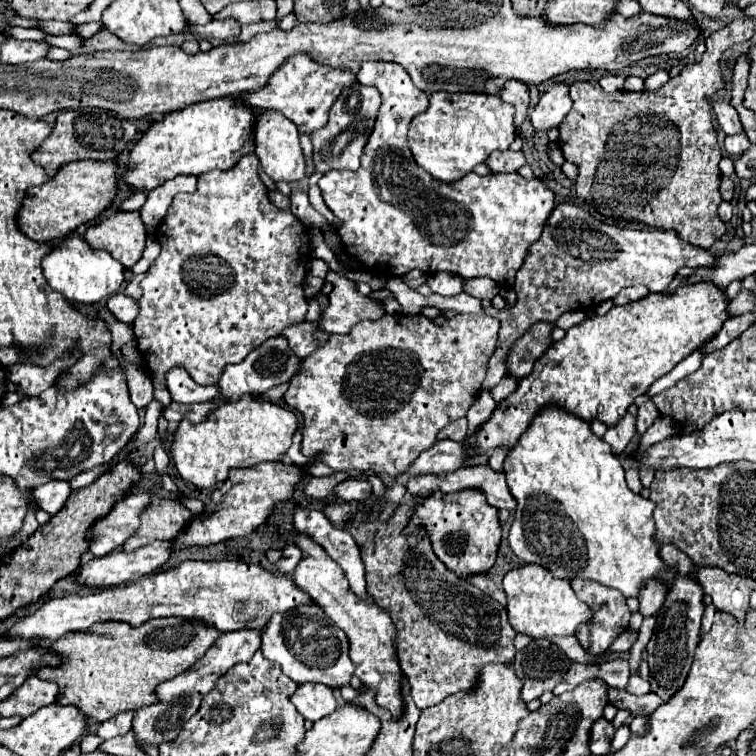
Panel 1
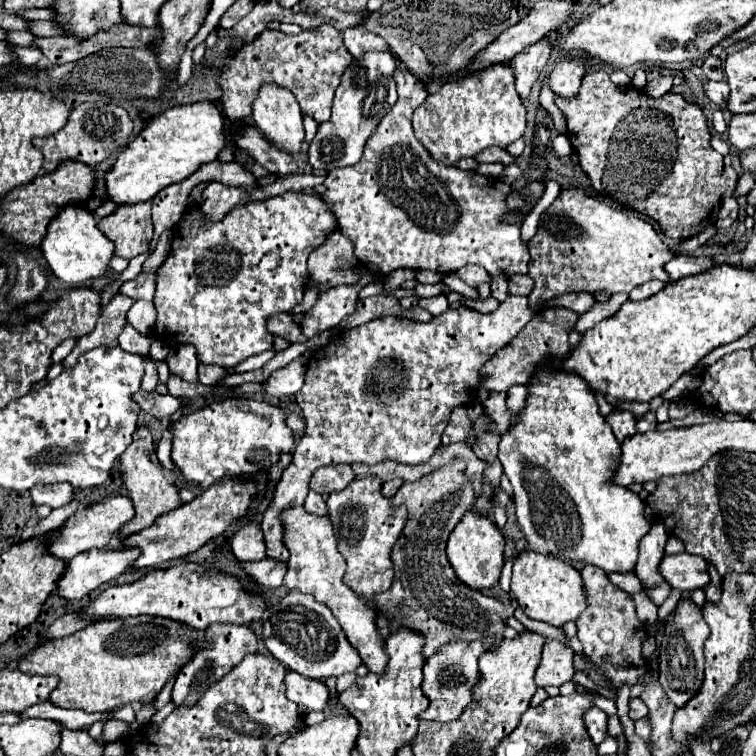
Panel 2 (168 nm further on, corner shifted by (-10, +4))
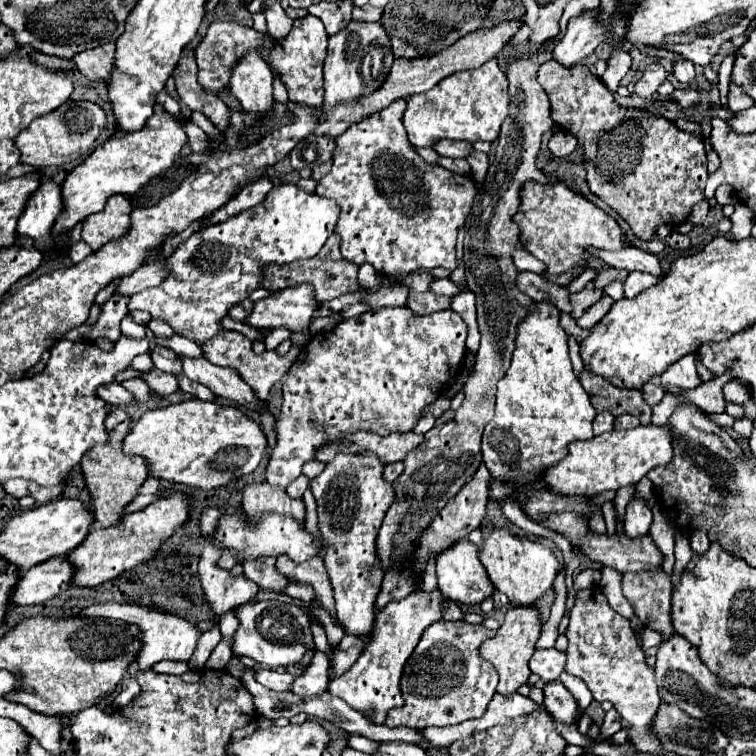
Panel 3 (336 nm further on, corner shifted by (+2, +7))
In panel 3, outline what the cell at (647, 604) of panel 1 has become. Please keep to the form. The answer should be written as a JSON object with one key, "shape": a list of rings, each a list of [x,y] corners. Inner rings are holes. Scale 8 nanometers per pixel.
{"shape":[[[636,494],[630,498],[626,506],[626,520],[624,520],[624,532],[630,538],[638,538],[648,534],[648,526],[652,524],[652,510],[646,504],[646,500],[638,498]]]}

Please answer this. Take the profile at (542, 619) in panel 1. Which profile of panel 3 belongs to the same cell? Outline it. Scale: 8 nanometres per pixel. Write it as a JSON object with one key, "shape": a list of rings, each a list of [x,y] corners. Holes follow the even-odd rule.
{"shape":[[[496,528],[484,540],[478,558],[484,564],[494,588],[504,592],[514,606],[530,606],[538,598],[542,598],[544,592],[552,586],[552,582],[560,570],[560,562],[552,554],[552,550],[548,550],[542,544],[532,542],[528,538],[514,536],[506,528]]]}

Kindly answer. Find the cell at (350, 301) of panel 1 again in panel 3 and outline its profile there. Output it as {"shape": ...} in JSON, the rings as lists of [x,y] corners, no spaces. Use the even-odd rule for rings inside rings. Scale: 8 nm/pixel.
{"shape":[[[298,284],[272,292],[264,300],[258,300],[244,322],[258,330],[284,326],[292,332],[300,332],[310,326],[310,318],[316,310],[318,304],[312,302],[312,286]]]}

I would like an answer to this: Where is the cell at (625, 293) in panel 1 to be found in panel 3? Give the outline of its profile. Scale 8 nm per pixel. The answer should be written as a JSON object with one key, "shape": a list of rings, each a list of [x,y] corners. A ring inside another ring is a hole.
{"shape":[[[630,272],[630,276],[624,282],[624,296],[626,298],[634,298],[642,290],[654,286],[656,282],[658,282],[658,278],[652,276],[652,274],[648,274],[648,272]]]}

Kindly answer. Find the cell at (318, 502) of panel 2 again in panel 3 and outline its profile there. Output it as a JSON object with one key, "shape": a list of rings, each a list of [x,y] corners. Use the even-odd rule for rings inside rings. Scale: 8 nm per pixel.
{"shape":[[[300,474],[288,488],[286,488],[286,492],[292,496],[292,498],[302,498],[302,494],[304,494],[304,490],[308,488],[308,478],[304,476],[304,474]]]}

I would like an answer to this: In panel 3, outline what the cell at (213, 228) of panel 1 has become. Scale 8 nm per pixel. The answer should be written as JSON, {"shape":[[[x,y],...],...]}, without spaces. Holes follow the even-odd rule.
{"shape":[[[296,184],[274,186],[272,194],[268,194],[268,198],[260,206],[256,206],[256,210],[244,210],[242,214],[236,214],[222,224],[202,228],[194,232],[186,242],[182,242],[176,248],[176,252],[170,258],[166,258],[168,278],[156,288],[148,288],[134,294],[130,298],[128,310],[146,310],[152,314],[152,318],[168,322],[176,334],[186,336],[196,344],[204,344],[208,338],[216,336],[218,332],[224,332],[218,322],[224,316],[228,316],[228,310],[246,300],[252,290],[260,288],[262,268],[266,264],[286,264],[288,260],[306,260],[316,256],[334,232],[338,216],[340,206],[328,198],[308,194],[300,190]]]}

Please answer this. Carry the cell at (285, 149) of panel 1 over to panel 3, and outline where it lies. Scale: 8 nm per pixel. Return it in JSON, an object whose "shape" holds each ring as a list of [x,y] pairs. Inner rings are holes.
{"shape":[[[248,50],[232,68],[230,88],[242,108],[268,112],[272,108],[272,72],[258,50]]]}

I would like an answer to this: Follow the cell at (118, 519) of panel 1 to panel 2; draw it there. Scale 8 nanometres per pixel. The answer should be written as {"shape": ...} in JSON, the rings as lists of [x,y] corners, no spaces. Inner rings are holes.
{"shape":[[[118,495],[118,497],[106,497],[104,501],[100,503],[94,503],[82,511],[76,511],[70,519],[66,519],[66,523],[58,529],[56,537],[52,539],[52,543],[48,545],[48,551],[60,559],[72,559],[74,555],[78,553],[84,553],[92,547],[96,549],[104,549],[108,547],[110,539],[114,535],[118,535],[118,531],[128,523],[132,521],[134,517],[134,505],[132,505],[132,499],[126,497],[126,495]]]}

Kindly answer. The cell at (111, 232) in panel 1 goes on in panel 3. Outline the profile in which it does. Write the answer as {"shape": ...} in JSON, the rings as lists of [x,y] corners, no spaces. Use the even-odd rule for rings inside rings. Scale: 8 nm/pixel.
{"shape":[[[110,196],[102,212],[92,214],[82,222],[82,240],[92,250],[100,250],[112,238],[120,238],[128,232],[130,212],[132,204],[126,196]]]}

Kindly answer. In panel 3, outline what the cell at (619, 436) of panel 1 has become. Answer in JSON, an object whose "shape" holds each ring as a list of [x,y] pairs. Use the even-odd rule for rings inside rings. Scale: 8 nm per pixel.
{"shape":[[[602,412],[594,418],[594,434],[602,434],[602,432],[608,432],[612,430],[612,424],[614,424],[614,416],[608,414],[608,412]]]}

